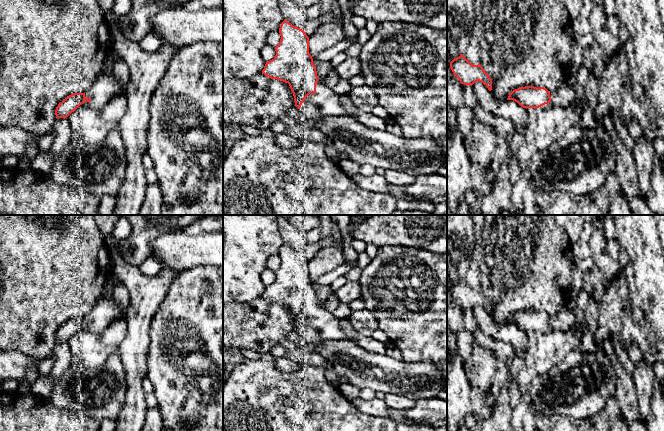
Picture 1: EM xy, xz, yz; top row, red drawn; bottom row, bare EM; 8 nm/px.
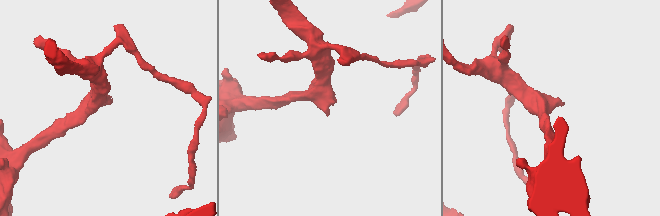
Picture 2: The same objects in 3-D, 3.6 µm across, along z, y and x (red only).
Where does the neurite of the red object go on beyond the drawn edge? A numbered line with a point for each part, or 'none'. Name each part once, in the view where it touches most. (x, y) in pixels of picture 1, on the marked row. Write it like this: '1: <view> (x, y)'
1: xz (327, 103)

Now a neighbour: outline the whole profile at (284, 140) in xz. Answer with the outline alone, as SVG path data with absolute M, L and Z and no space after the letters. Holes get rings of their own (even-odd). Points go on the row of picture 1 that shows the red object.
M287 133L277 134L276 143L277 145L283 148L290 148L290 149L294 149L300 144L298 140L296 140L295 138L293 138Z

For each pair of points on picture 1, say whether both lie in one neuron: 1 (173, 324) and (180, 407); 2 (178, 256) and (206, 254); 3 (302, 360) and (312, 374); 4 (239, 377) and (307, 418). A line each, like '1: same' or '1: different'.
1: same
2: same
3: different
4: same

